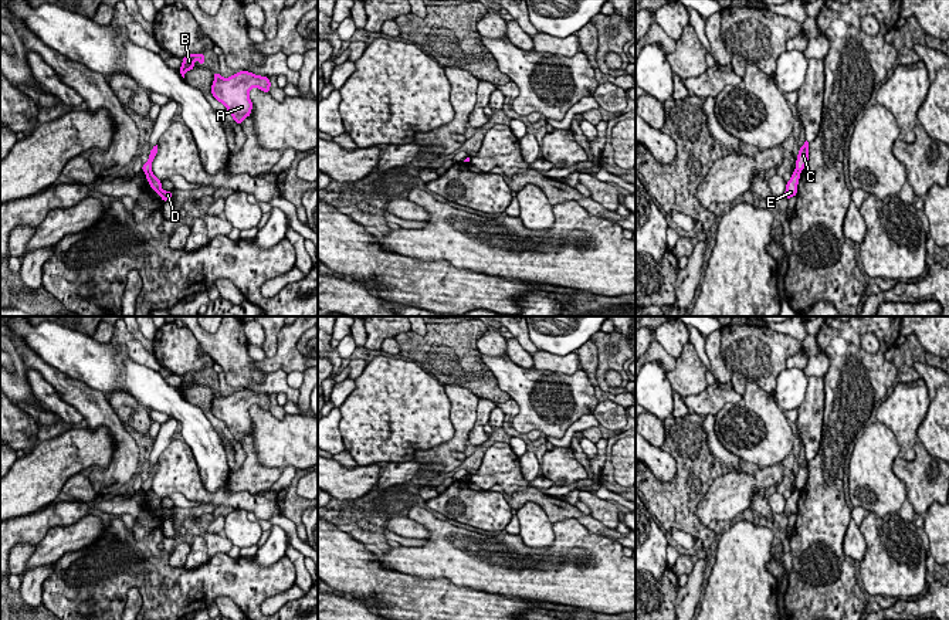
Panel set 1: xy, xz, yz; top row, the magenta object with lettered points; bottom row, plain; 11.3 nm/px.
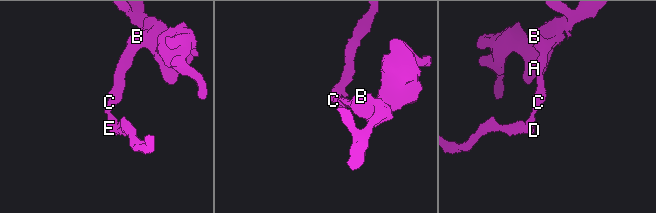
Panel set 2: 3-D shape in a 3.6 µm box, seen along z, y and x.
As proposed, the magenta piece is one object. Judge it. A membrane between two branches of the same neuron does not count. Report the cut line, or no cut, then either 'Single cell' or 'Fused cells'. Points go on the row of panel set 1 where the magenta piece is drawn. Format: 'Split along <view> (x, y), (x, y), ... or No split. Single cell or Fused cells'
Split along xy (151, 169), (146, 175). Fused cells

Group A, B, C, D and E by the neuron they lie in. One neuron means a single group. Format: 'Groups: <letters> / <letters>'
Groups: A B C / D E

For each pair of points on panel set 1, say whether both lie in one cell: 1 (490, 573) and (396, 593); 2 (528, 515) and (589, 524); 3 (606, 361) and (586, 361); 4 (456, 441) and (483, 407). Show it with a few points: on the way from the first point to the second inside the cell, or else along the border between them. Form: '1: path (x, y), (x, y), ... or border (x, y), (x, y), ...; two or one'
1: border (420, 576), (448, 578), (456, 585), (485, 590); two
2: border (517, 510), (526, 502), (535, 502), (552, 522); two
3: border (590, 338), (596, 348), (596, 379); two
4: border (480, 399), (477, 420), (467, 443); two

